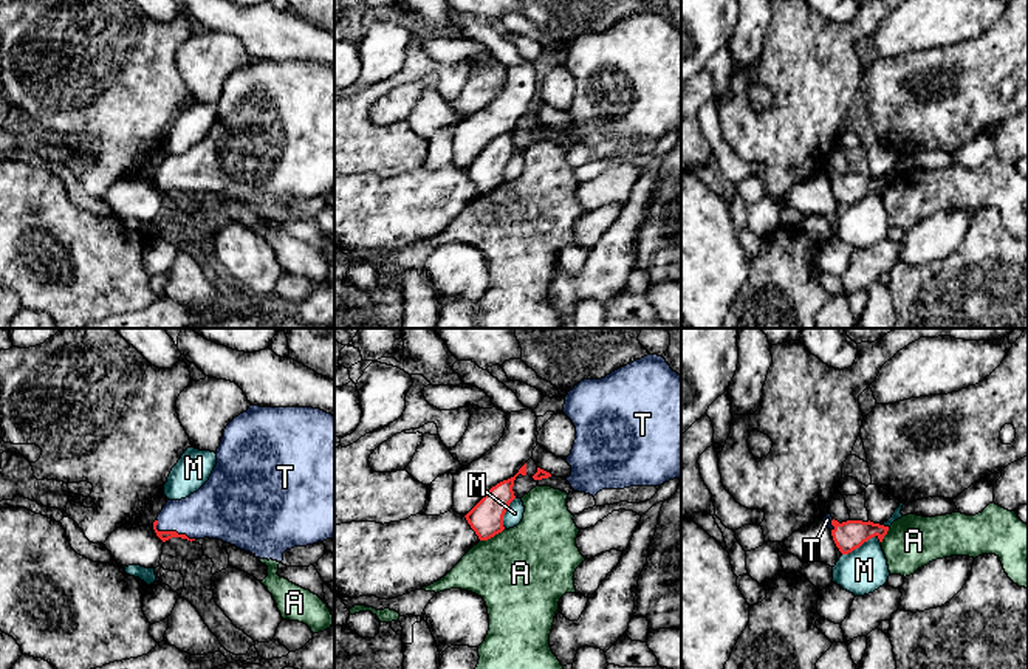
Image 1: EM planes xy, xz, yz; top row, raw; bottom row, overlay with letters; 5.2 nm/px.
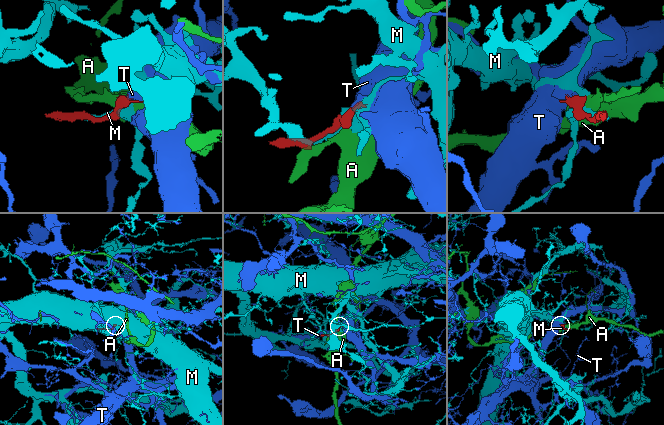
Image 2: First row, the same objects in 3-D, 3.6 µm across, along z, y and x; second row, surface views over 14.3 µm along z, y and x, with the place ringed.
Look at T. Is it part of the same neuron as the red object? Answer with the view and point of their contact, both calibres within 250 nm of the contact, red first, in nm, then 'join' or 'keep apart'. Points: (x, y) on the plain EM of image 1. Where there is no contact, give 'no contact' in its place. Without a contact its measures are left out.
contact xy (171, 185); calibres 50 and 280 nm; join

